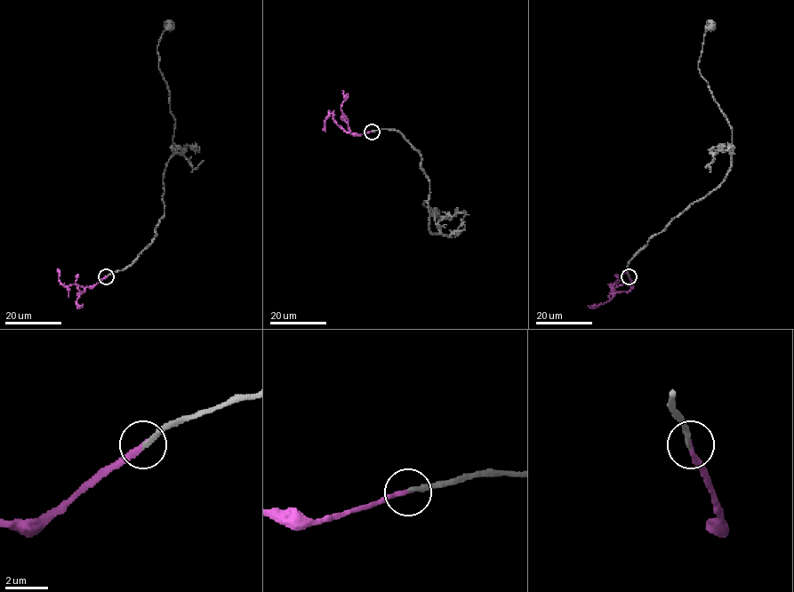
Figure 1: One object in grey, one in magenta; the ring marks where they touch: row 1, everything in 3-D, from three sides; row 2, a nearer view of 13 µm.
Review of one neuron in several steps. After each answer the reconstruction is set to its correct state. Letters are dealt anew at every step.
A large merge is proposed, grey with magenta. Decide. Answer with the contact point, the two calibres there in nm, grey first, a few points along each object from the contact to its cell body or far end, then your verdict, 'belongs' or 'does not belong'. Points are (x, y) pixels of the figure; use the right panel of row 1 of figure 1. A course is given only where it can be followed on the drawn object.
at (629, 276); 200 nm thick on the grey side, 240 nm on the other; grey runs (629, 276), (628, 262), (651, 237), (715, 189), (731, 163), (732, 130), (698, 68), (704, 32), (710, 27); magenta runs (629, 276), (632, 287), (611, 287), (628, 268); belongs

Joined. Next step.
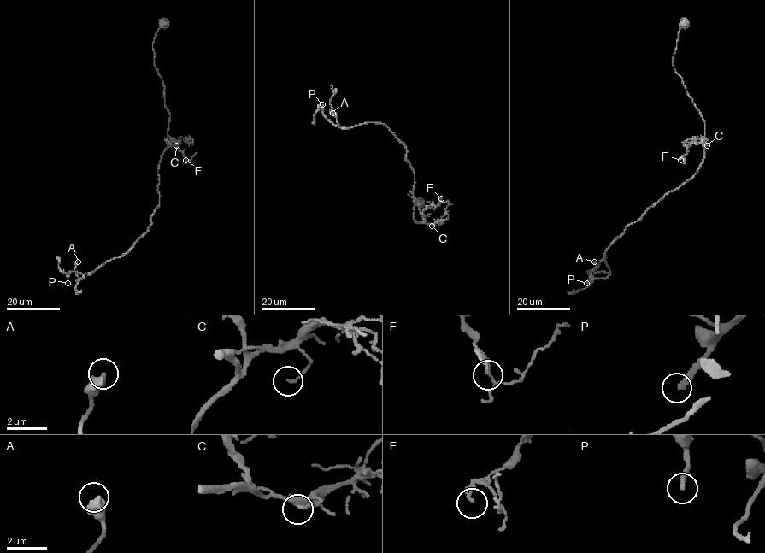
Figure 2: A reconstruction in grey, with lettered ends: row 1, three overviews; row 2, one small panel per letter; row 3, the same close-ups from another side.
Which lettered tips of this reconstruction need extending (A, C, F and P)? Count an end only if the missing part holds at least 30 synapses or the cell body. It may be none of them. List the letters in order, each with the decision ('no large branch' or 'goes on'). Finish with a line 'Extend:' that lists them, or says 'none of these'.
A: no large branch
C: no large branch
F: no large branch
P: goes on
Extend: P

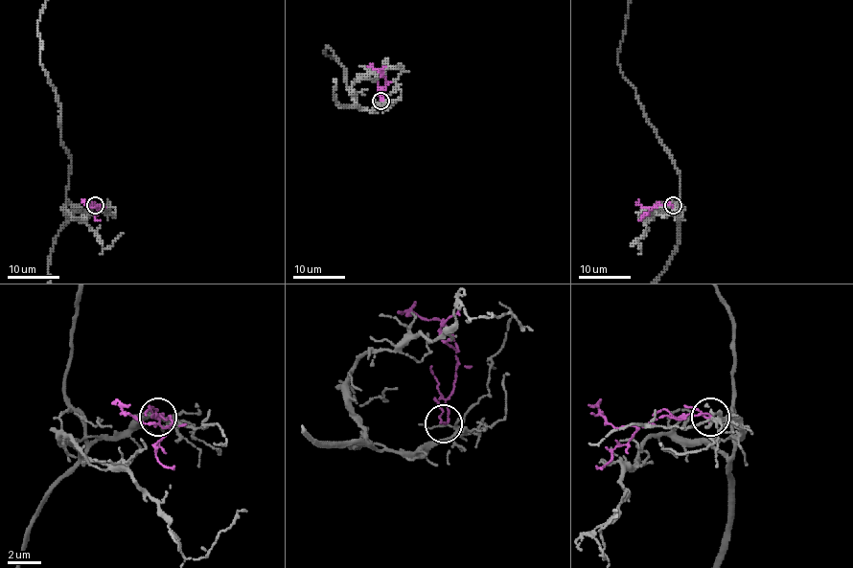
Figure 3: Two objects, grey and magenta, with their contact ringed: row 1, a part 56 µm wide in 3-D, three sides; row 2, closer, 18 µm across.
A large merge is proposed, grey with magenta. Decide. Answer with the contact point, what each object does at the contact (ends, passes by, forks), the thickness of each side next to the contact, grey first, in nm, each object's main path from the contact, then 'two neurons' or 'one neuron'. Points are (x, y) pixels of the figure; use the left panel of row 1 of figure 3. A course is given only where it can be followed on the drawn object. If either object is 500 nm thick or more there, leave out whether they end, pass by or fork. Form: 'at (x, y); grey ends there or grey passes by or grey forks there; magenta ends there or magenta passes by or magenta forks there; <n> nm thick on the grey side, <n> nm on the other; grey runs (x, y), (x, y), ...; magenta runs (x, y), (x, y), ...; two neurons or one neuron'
at (95, 205); grey forks there; magenta passes by; 90 nm thick on the grey side, 120 nm on the other; grey runs (95, 205), (76, 211), (67, 198), (69, 154), (61, 143), (57, 91), (41, 62), (41, 11); magenta runs (95, 205), (99, 208), (89, 207), (82, 198); two neurons

